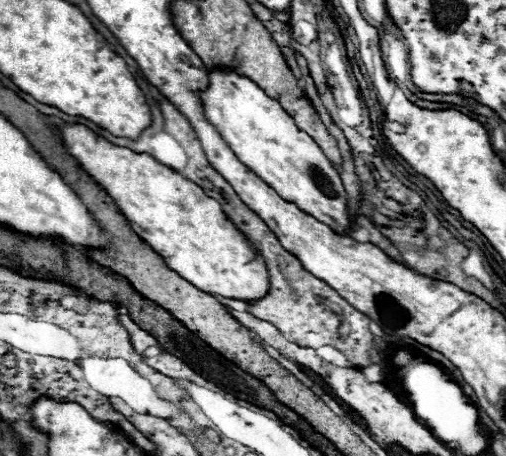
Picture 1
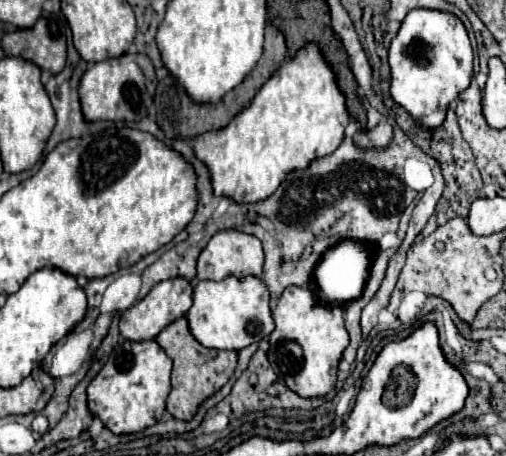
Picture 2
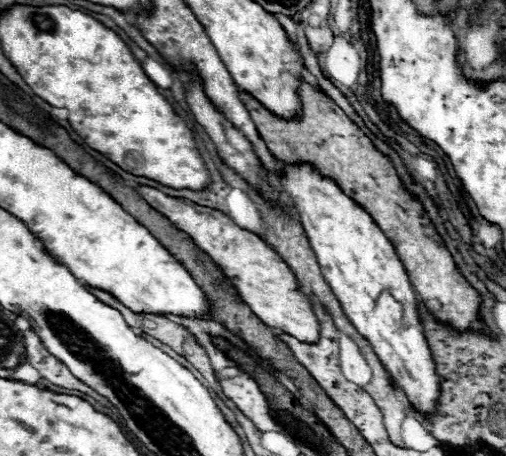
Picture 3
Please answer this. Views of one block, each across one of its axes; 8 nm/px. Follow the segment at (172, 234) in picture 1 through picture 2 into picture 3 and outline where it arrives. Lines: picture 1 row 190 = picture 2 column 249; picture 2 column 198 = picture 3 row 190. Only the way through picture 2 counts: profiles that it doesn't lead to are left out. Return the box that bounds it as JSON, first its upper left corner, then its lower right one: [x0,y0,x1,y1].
[136,184,318,342]

